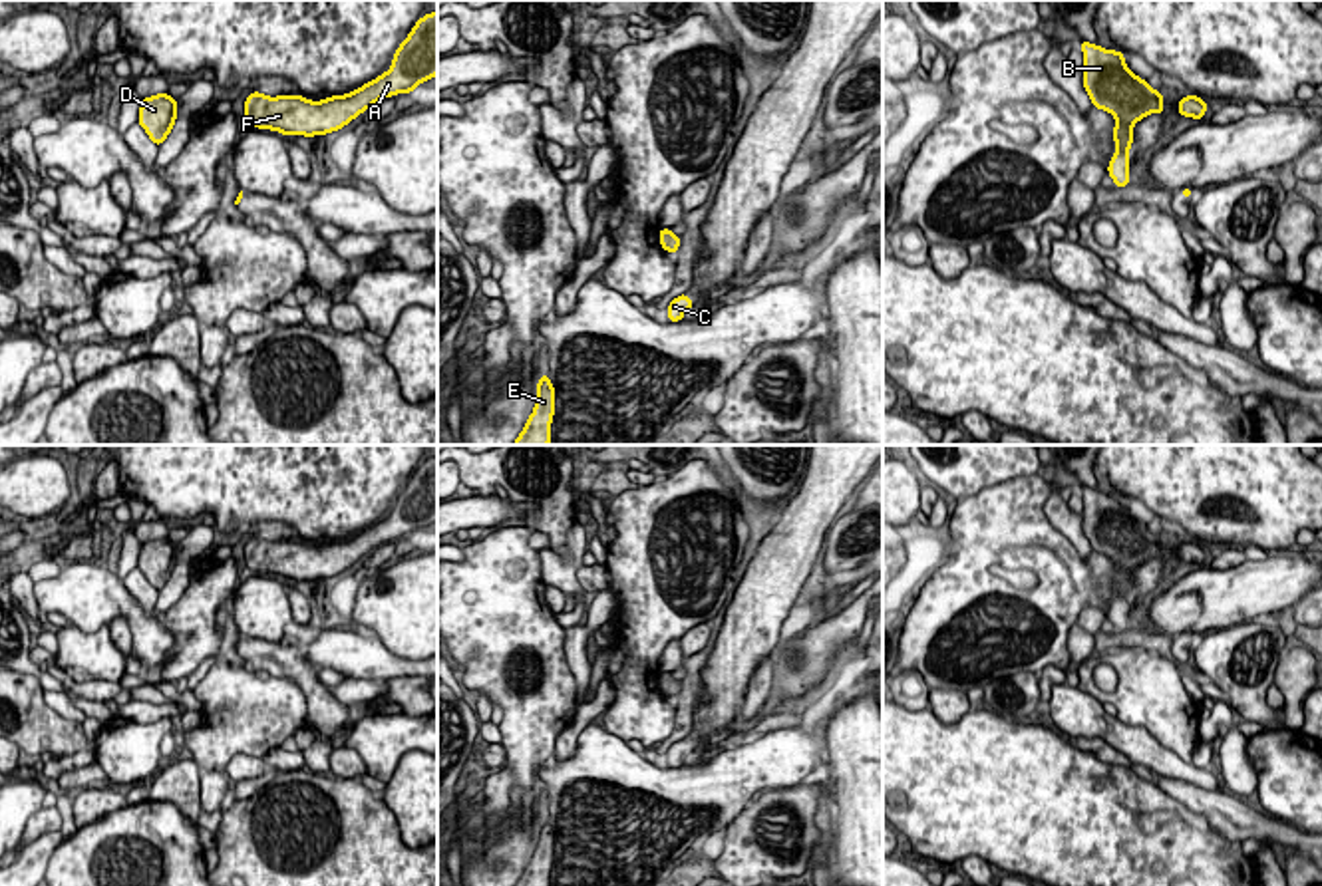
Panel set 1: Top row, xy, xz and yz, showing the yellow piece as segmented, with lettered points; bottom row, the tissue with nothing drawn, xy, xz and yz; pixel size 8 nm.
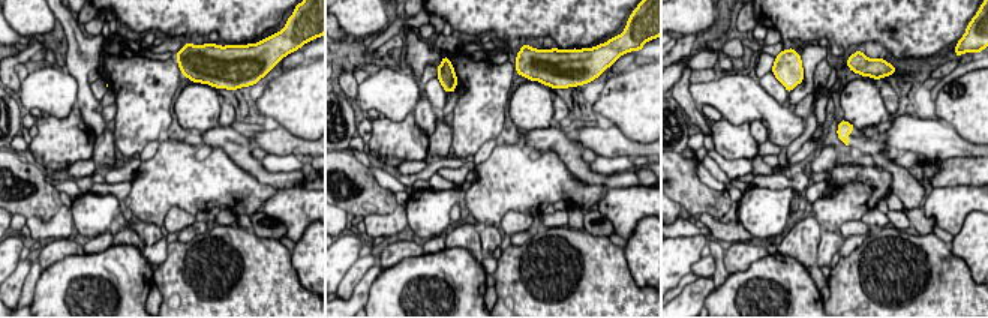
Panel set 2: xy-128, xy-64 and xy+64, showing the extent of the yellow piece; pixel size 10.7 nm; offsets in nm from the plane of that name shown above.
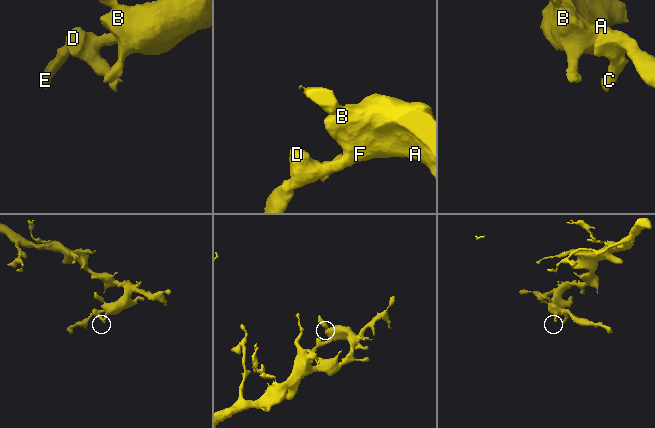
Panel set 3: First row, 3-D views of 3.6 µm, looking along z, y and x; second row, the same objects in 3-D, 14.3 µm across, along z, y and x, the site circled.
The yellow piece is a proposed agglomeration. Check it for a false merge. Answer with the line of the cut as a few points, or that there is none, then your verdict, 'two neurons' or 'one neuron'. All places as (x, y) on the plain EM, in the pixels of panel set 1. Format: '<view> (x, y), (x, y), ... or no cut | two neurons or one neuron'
no cut | one neuron

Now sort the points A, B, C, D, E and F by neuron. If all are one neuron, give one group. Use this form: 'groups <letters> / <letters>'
groups A B C D E F

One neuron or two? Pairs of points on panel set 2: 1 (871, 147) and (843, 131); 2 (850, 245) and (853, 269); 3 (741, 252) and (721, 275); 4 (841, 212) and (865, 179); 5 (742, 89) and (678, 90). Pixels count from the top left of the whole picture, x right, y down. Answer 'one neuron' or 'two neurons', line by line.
1: one neuron
2: two neurons
3: two neurons
4: one neuron
5: two neurons

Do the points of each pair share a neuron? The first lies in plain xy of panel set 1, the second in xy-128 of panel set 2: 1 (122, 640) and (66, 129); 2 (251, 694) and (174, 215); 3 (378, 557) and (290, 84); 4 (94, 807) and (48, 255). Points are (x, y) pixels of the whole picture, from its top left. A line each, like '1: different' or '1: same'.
1: different
2: different
3: different
4: same

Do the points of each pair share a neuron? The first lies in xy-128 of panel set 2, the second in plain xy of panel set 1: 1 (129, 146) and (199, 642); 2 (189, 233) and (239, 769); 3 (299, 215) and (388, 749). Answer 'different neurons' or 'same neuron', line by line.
1: same neuron
2: different neurons
3: same neuron

